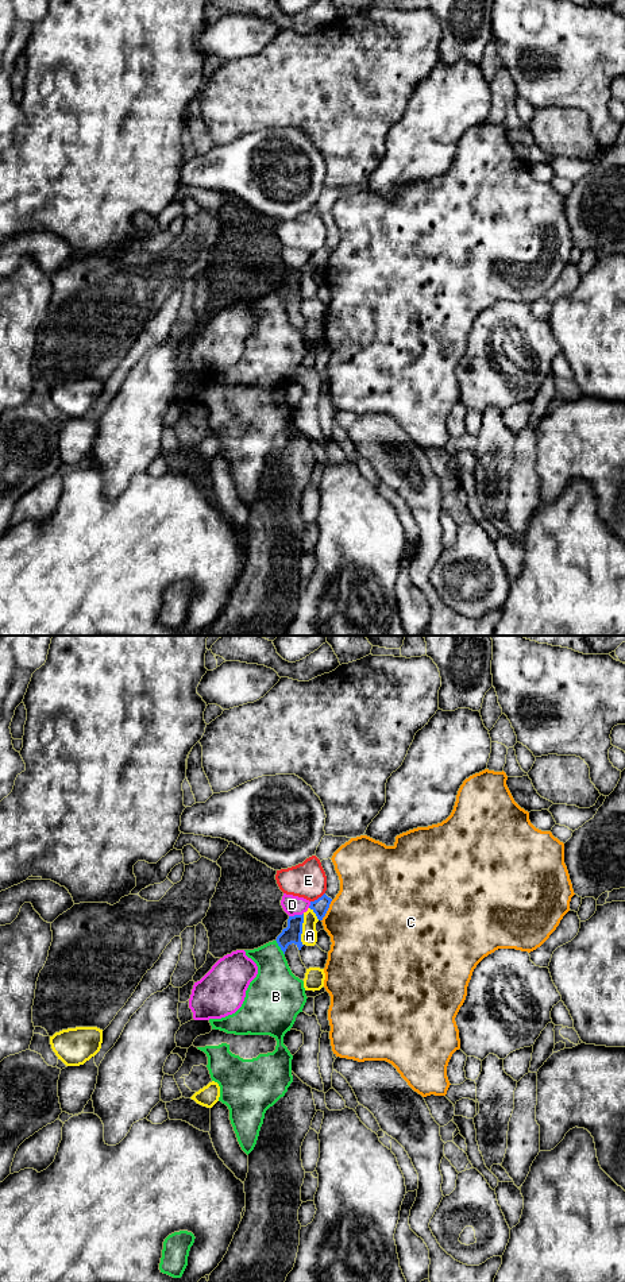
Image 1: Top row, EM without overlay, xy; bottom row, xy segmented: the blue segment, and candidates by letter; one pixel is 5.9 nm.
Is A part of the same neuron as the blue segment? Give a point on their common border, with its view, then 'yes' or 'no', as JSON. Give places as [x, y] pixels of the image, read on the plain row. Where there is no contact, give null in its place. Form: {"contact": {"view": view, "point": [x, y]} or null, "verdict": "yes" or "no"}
{"contact": {"view": "xy", "point": [301, 282]}, "verdict": "no"}

